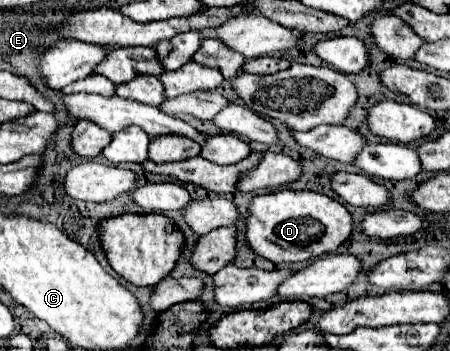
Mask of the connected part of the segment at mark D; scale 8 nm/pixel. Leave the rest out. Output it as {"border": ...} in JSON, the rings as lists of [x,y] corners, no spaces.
{"border":[[[279,190],[273,194],[255,196],[247,218],[247,242],[255,254],[275,262],[307,262],[321,254],[335,252],[349,240],[353,232],[353,216],[347,208],[319,192]]]}

